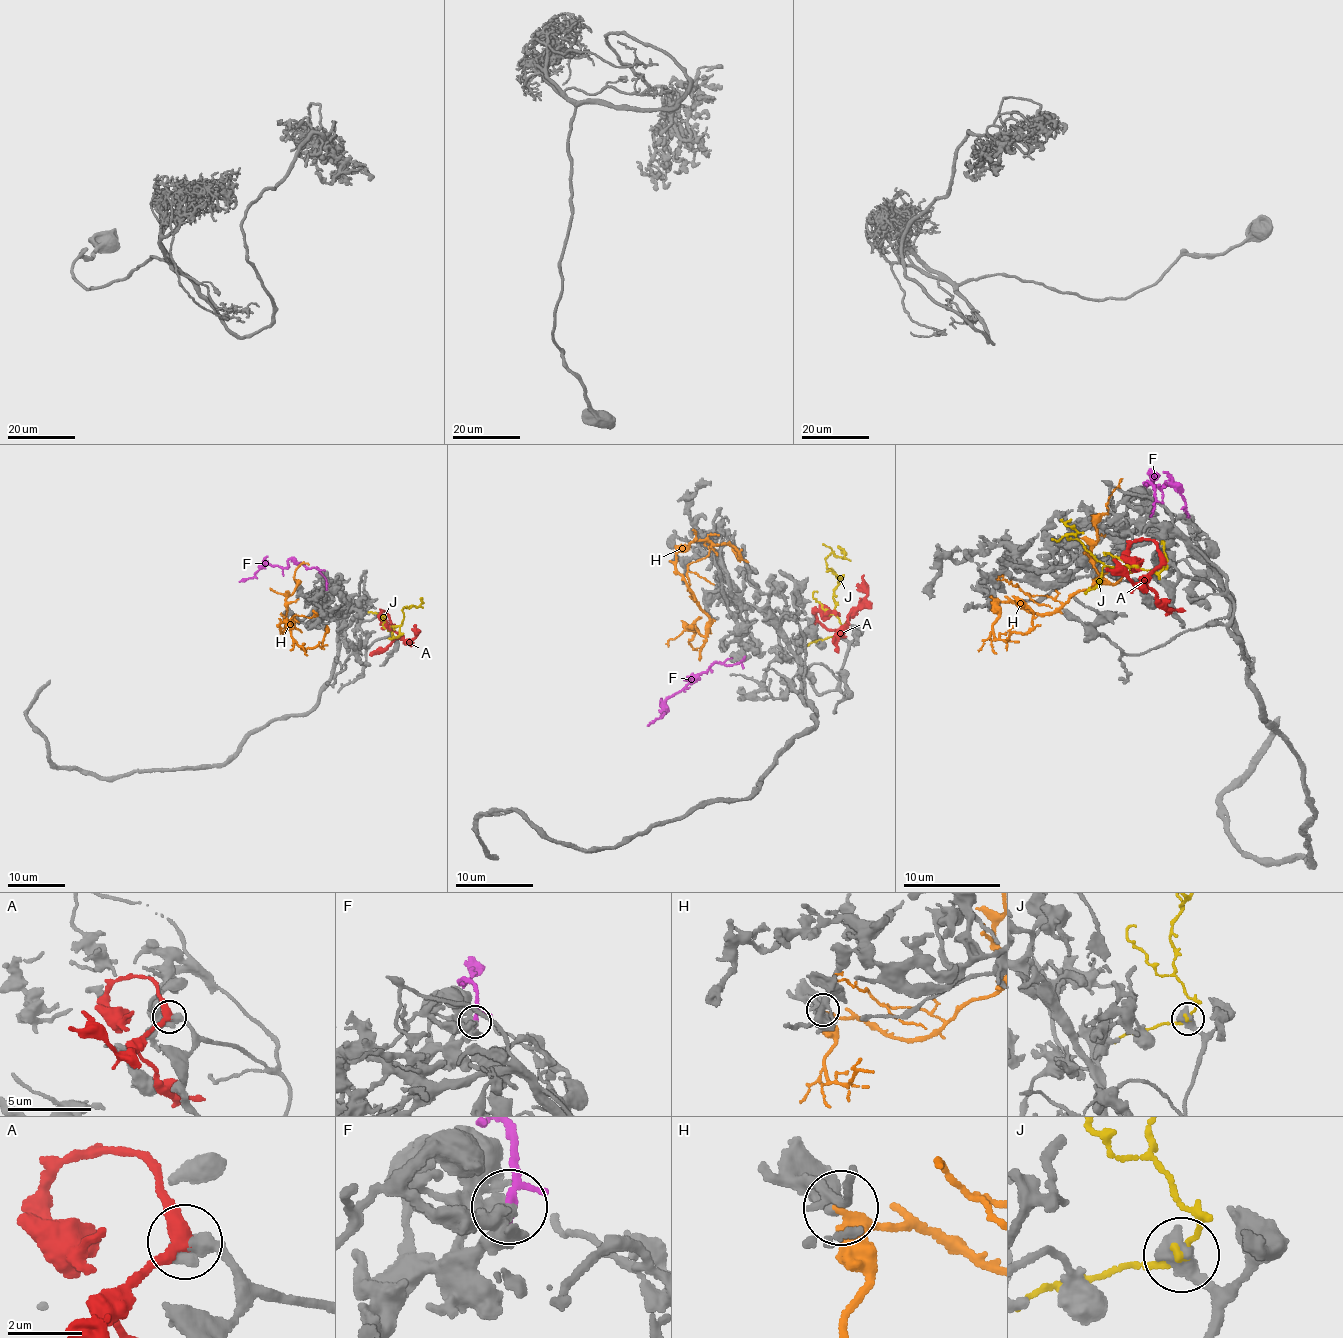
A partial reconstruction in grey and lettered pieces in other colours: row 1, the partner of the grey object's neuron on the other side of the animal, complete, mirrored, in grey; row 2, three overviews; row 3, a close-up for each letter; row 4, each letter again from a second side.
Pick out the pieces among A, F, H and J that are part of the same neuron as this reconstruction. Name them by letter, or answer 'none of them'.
A

